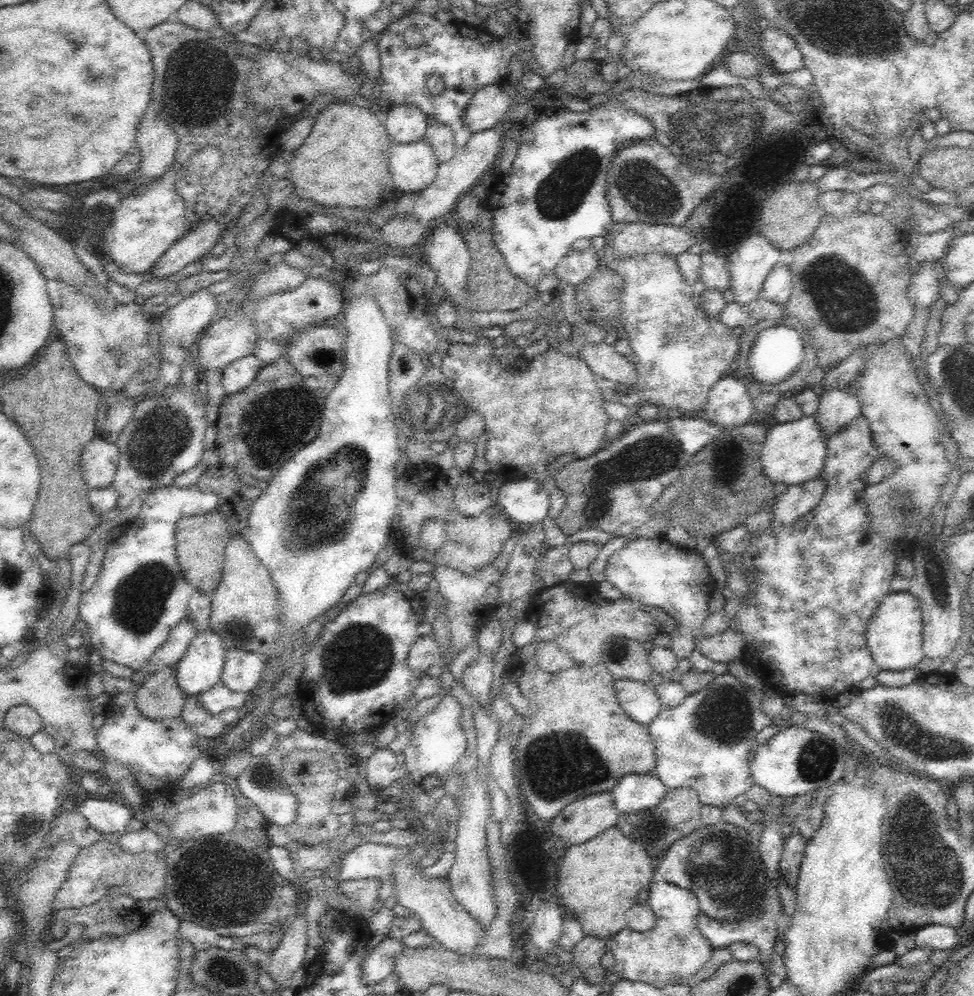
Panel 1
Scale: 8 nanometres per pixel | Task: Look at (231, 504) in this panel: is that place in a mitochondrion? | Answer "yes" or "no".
no

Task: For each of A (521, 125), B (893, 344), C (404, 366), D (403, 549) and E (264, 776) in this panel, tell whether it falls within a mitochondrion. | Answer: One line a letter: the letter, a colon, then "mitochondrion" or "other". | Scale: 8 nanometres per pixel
A: other
B: other
C: other
D: other
E: mitochondrion

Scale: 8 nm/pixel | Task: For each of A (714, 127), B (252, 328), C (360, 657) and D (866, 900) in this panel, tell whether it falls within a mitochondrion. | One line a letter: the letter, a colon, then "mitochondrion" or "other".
A: mitochondrion
B: other
C: mitochondrion
D: other

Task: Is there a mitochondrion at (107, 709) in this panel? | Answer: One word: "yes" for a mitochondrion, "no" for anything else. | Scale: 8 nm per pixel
no

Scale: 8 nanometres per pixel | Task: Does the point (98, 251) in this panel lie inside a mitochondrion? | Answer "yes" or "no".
no

